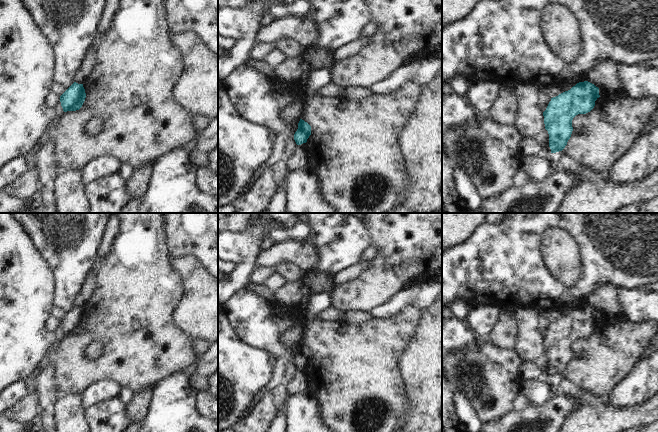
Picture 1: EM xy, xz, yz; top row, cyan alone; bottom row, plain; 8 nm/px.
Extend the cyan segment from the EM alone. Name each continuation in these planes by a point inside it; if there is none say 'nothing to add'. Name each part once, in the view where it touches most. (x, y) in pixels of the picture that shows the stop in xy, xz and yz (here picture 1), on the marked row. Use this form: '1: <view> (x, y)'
nothing to add

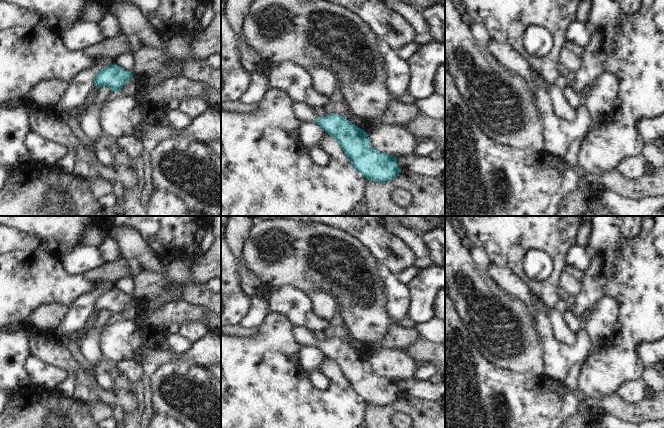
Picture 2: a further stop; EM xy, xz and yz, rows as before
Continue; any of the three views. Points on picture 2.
1: xz (305, 113)

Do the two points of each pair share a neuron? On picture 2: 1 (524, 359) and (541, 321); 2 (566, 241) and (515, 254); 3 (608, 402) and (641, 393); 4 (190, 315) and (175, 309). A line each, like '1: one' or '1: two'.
1: two
2: one
3: two
4: one

